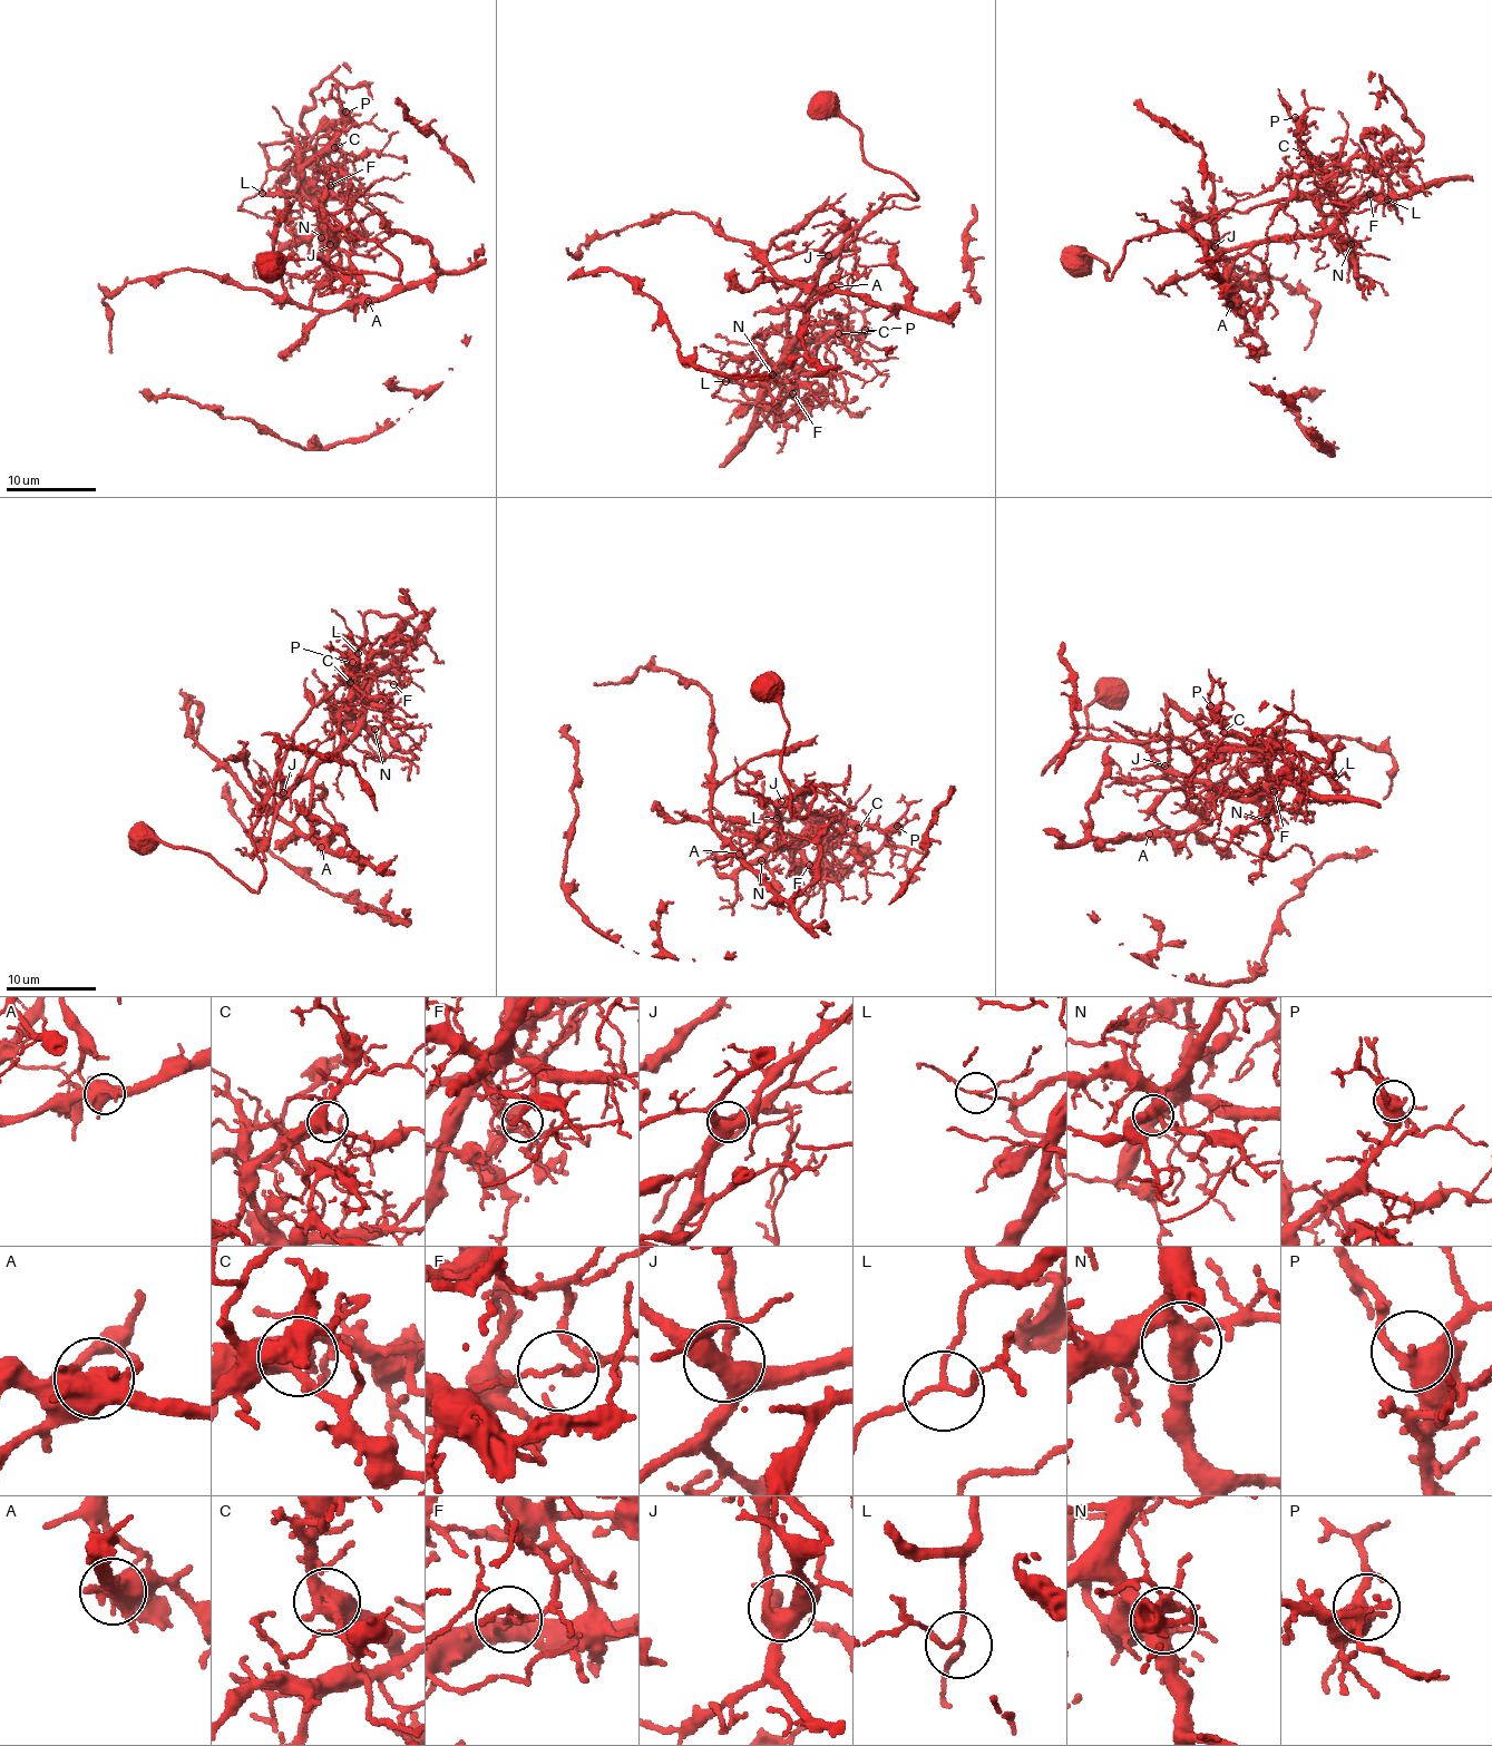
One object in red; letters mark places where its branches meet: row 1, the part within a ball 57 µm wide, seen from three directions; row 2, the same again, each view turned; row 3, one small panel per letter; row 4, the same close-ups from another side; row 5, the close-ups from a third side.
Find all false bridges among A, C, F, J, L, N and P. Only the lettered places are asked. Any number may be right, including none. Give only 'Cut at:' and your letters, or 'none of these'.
Cut at: A, F

